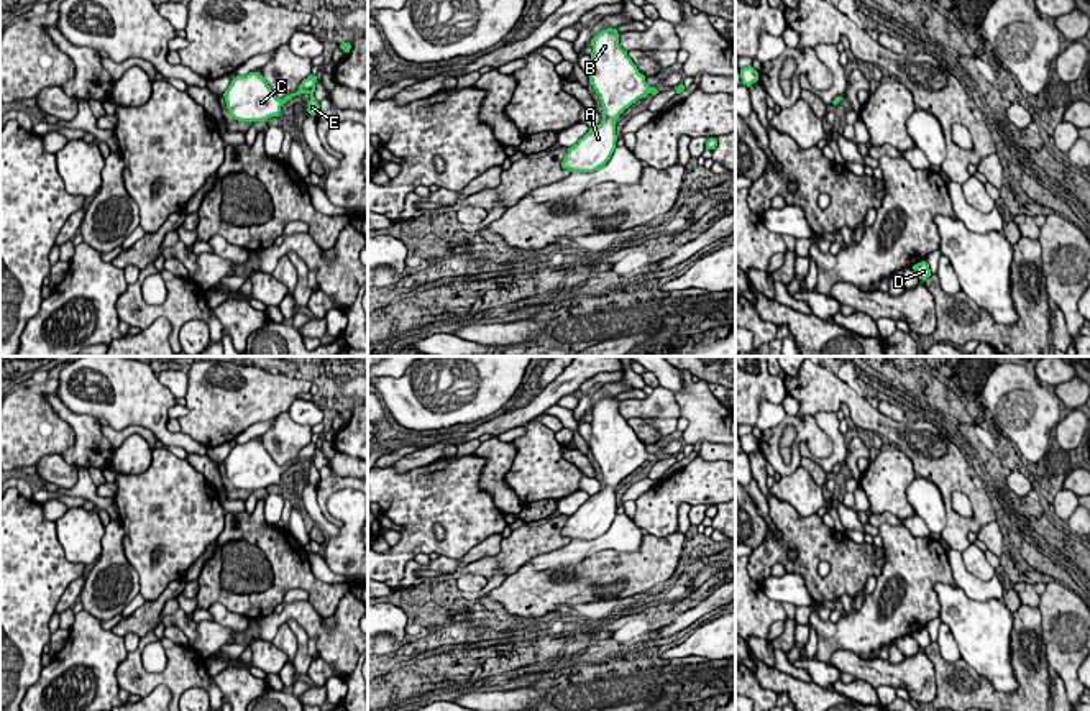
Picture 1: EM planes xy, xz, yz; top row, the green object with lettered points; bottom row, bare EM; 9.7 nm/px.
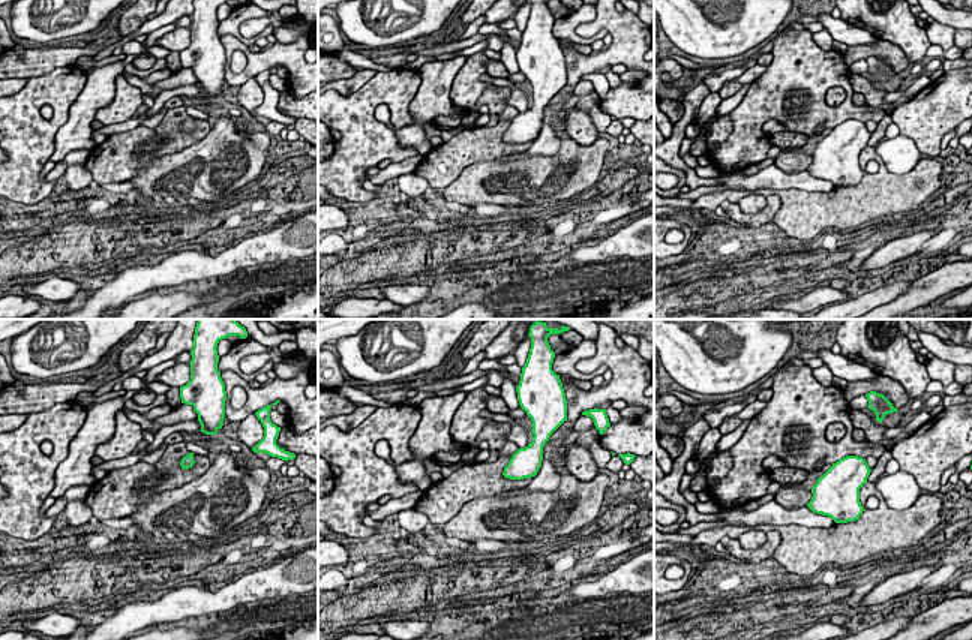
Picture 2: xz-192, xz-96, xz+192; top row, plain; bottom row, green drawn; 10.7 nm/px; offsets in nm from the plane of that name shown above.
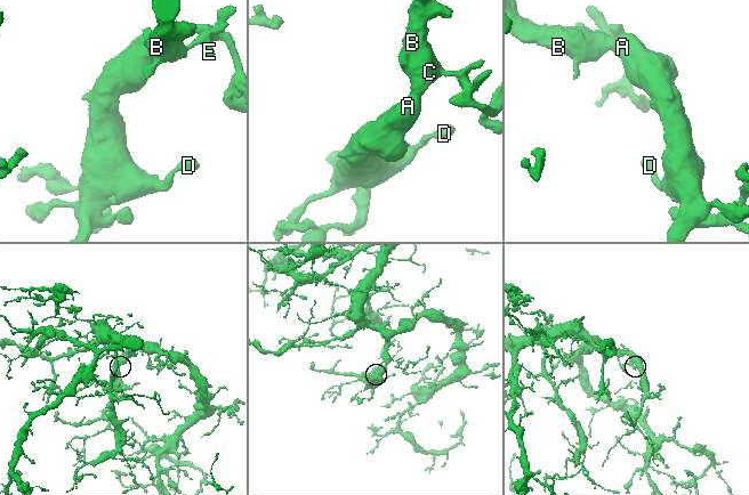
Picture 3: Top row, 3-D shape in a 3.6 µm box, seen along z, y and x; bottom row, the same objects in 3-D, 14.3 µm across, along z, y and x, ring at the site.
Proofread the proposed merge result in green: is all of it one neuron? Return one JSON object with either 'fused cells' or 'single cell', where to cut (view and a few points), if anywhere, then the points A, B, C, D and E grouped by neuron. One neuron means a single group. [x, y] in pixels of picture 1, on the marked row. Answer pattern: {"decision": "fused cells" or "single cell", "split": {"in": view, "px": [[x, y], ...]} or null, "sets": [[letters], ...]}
{"decision": "single cell", "split": null, "sets": [["A", "B", "C", "D", "E"]]}

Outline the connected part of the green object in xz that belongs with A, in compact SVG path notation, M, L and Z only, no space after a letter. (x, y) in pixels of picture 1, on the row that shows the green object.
M616 28L599 31L591 46L589 84L599 95L602 122L568 148L561 167L571 172L594 172L606 166L616 149L619 115L647 94L658 94L621 48Z

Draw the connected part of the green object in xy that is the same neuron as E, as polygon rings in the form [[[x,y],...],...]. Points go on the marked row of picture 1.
[[[259,72],[236,76],[223,97],[230,115],[238,122],[268,122],[271,117],[279,117],[281,107],[295,95],[309,94],[310,115],[320,112],[320,105],[314,97],[317,76],[309,76],[299,85],[295,94],[286,95],[282,100],[276,97],[268,82]]]

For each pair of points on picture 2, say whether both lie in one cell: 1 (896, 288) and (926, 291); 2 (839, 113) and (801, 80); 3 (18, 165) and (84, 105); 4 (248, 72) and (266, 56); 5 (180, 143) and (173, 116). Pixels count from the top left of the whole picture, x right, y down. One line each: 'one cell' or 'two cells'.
1: two cells
2: one cell
3: two cells
4: one cell
5: one cell

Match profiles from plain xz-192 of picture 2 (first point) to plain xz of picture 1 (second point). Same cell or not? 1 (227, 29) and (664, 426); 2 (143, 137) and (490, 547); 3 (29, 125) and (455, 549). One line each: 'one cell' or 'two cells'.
1: two cells
2: two cells
3: one cell

